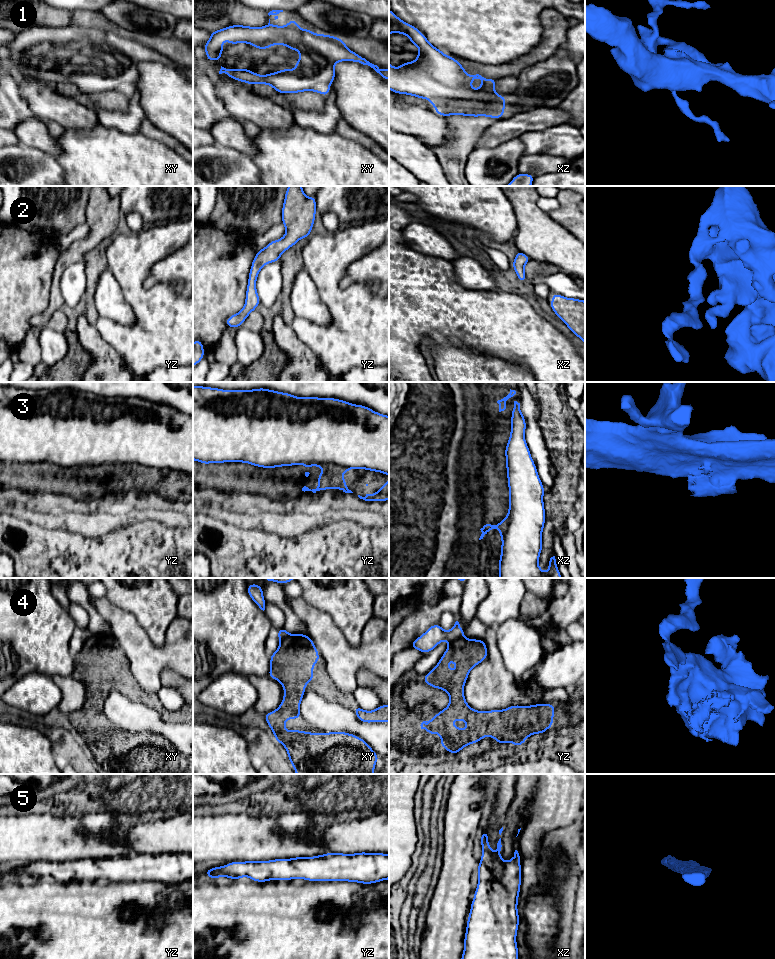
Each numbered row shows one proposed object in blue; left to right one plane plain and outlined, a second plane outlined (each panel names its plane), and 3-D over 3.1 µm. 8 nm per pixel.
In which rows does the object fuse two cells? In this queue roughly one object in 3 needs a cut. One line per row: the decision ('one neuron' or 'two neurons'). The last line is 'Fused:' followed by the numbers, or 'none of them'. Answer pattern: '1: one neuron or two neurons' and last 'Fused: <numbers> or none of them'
1: two neurons
2: one neuron
3: two neurons
4: two neurons
5: one neuron
Fused: 1, 3, 4

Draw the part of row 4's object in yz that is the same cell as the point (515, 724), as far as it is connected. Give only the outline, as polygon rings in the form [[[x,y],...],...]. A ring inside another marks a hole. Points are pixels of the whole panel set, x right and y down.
[[[466,639],[449,643],[445,653],[437,665],[426,674],[422,680],[433,688],[442,689],[450,697],[449,705],[438,712],[429,721],[421,723],[421,729],[426,729],[427,734],[436,732],[442,739],[441,748],[446,748],[449,753],[459,754],[460,750],[470,744],[478,743],[483,737],[493,737],[500,746],[505,742],[511,742],[515,746],[521,746],[532,734],[542,734],[554,725],[553,717],[556,704],[534,704],[531,706],[513,705],[504,710],[476,711],[466,702],[464,697],[464,685],[469,672],[473,667],[487,659],[487,646],[484,640]],[[447,661],[457,664],[454,672],[450,671]],[[453,720],[465,720],[466,730],[453,726]]]

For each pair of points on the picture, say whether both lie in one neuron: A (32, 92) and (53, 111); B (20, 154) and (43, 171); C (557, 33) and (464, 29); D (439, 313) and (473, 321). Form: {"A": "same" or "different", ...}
{"A": "same", "B": "same", "C": "different", "D": "same"}

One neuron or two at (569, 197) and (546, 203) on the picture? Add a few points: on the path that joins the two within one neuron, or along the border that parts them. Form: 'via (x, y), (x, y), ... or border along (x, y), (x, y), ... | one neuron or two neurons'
border along (556, 197), (561, 205) | two neurons

